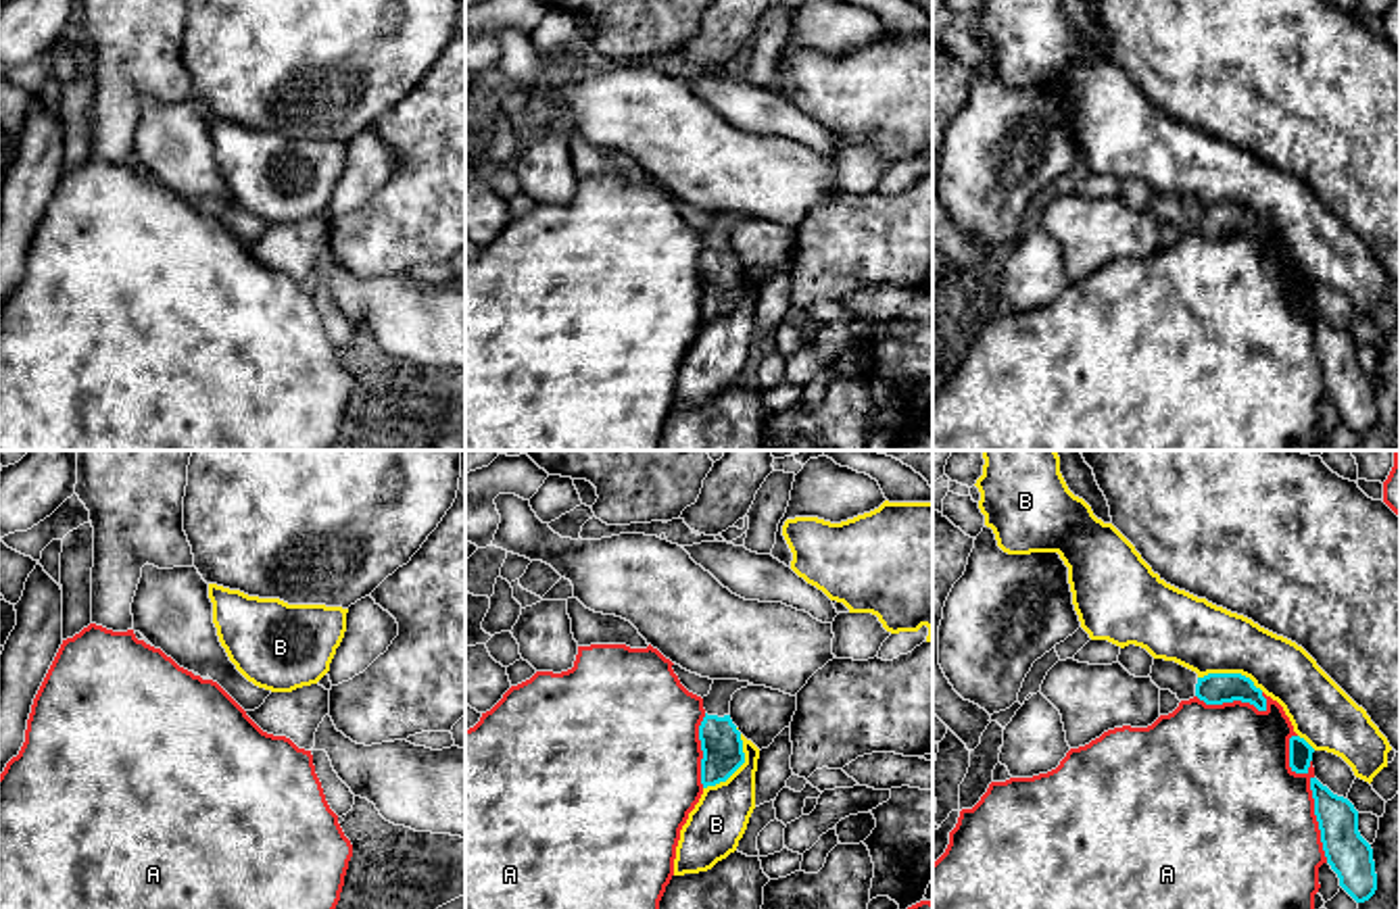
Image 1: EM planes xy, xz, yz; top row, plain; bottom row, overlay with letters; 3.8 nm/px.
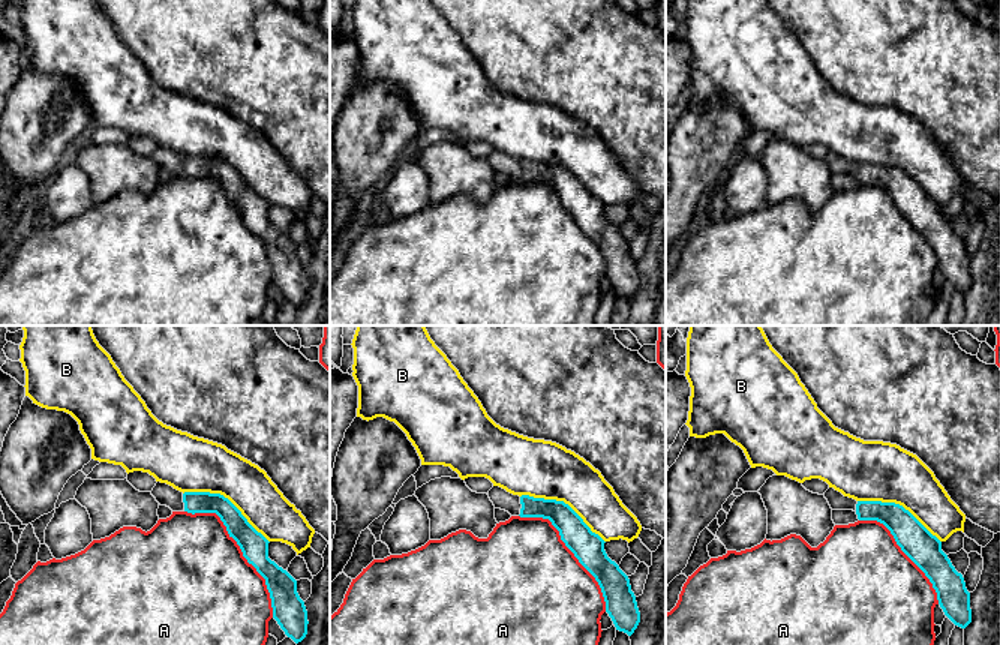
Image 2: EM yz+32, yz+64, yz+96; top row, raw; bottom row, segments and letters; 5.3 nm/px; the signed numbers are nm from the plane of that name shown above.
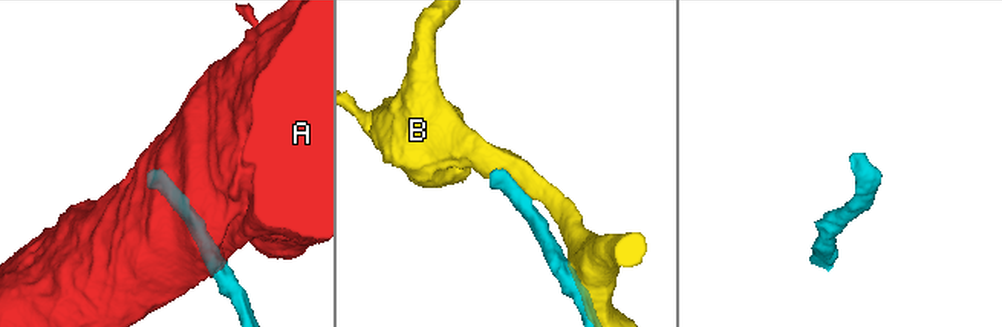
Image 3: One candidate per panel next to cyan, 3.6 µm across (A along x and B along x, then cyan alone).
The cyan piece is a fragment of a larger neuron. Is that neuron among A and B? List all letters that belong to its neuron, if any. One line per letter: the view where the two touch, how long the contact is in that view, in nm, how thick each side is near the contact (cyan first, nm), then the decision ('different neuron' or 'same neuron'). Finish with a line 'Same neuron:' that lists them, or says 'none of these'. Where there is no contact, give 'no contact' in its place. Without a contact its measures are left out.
A: yz | 280 nm | 130/480 nm | different neuron
B: xz | 260 nm | 160/220 nm | different neuron
Same neuron: none of these

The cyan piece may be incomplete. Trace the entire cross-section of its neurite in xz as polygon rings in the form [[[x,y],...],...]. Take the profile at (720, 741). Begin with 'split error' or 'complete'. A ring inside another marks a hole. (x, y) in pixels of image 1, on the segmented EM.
split error; [[[714,680],[709,694],[703,696],[705,717],[699,726],[703,788],[726,782],[745,763],[741,732],[730,719],[730,701],[737,690],[747,686],[751,684]]]

